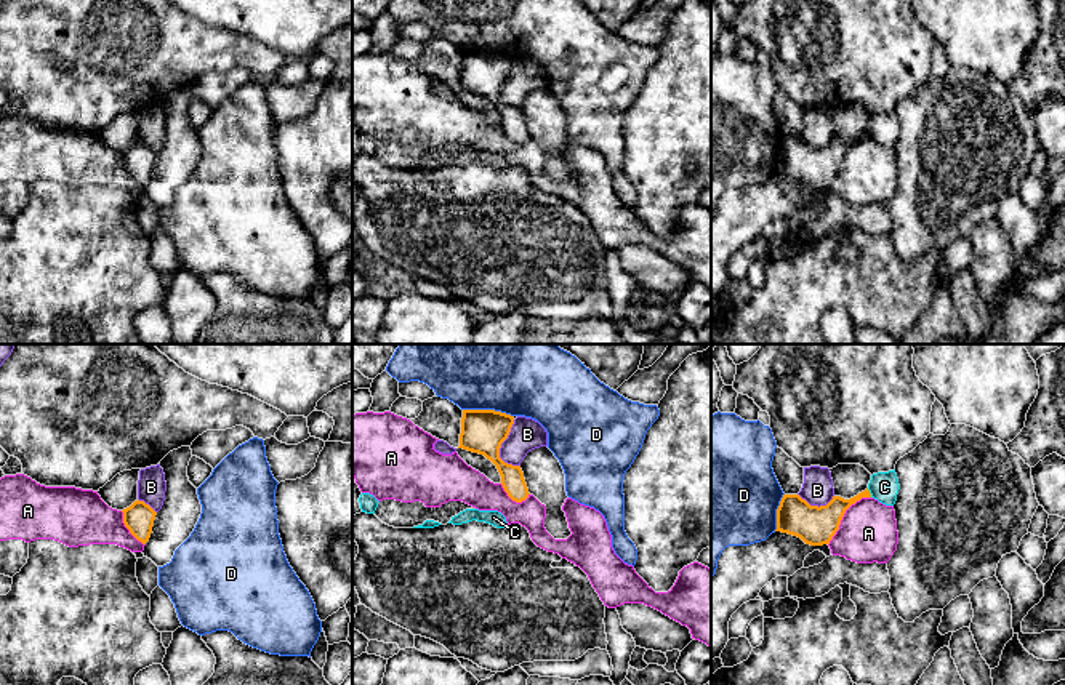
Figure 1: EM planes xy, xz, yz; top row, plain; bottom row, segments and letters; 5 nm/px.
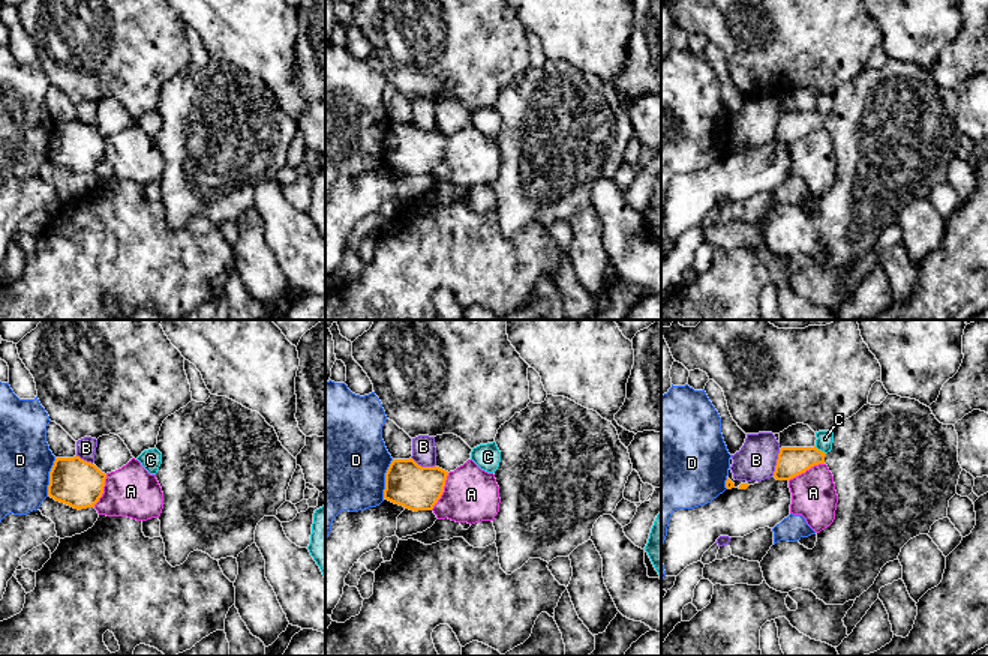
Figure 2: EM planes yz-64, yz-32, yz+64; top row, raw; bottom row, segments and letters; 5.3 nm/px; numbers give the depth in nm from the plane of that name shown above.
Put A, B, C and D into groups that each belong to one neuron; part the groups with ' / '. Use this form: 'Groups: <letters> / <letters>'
Groups: A / B / C / D

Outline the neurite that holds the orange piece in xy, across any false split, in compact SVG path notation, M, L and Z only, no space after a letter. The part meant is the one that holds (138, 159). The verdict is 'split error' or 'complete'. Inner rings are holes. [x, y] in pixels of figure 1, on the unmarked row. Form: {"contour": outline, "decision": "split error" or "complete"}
{"contour": "M135 142L130 149L123 150L123 165L130 174L146 186L151 179L157 154L144 142Z", "decision": "complete"}

